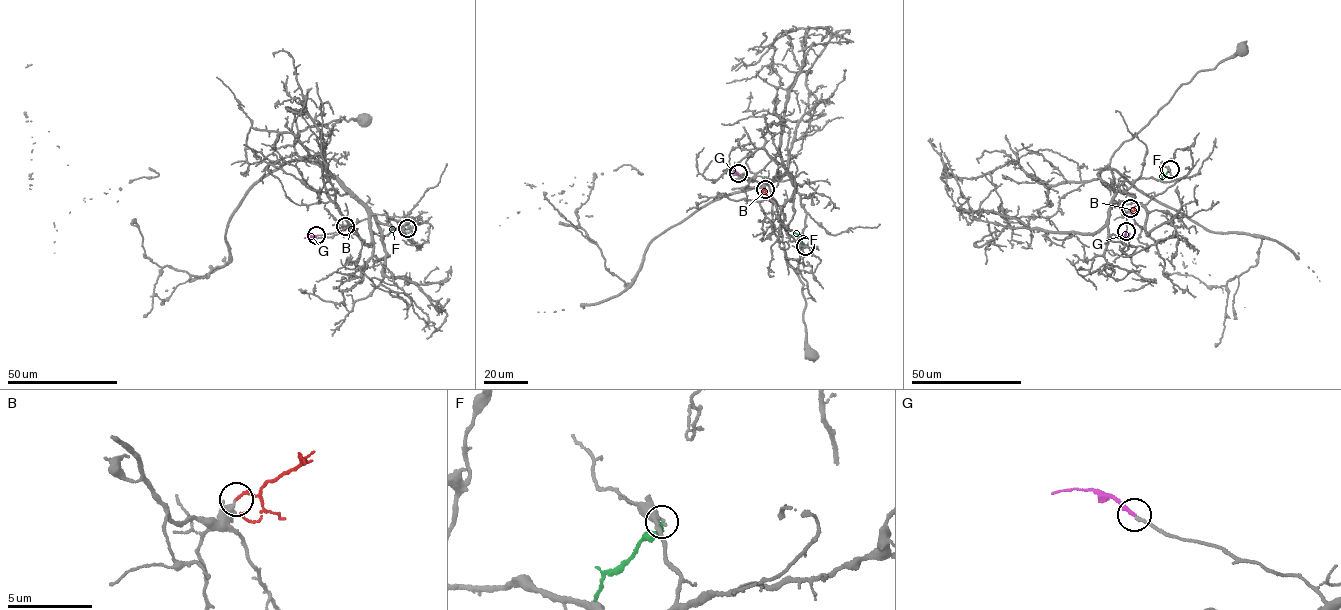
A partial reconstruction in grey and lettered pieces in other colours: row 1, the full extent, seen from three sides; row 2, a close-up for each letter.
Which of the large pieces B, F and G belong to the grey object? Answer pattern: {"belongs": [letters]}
{"belongs": ["B", "G"]}

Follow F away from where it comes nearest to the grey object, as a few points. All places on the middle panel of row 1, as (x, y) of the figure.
F: (805, 246), (793, 233)

